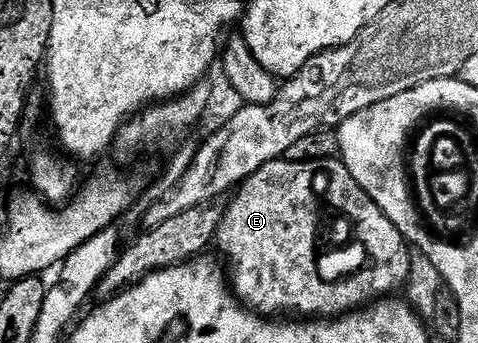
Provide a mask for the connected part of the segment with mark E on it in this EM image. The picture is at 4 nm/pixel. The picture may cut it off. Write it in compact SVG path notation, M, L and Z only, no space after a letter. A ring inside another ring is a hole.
M286 158L274 160L238 185L227 202L223 208L223 221L215 230L214 243L217 248L219 244L223 251L222 259L229 265L229 280L234 295L250 311L264 318L278 317L283 314L279 312L286 308L291 312L303 312L299 314L307 318L334 318L380 298L390 297L394 288L399 290L404 287L412 249L397 226L385 218L377 202L373 202L373 198L357 186L342 159L305 162L293 162ZM331 248L358 250L359 268L347 273L327 274L323 261L332 256Z

